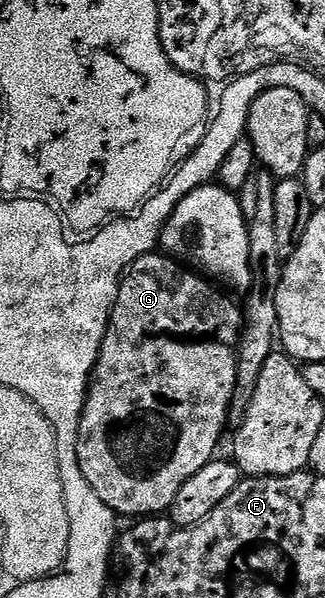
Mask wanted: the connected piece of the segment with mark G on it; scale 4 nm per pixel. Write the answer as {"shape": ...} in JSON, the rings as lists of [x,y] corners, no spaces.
{"shape":[[[152,252],[138,258],[119,283],[115,307],[111,309],[111,319],[105,332],[105,340],[99,349],[99,359],[87,383],[87,399],[83,405],[79,443],[77,444],[77,460],[81,464],[81,472],[85,472],[85,480],[93,484],[93,492],[109,504],[116,515],[139,514],[135,516],[163,516],[168,513],[177,500],[177,492],[205,464],[215,457],[215,449],[219,446],[219,437],[223,429],[228,429],[227,414],[231,411],[233,392],[237,384],[237,360],[239,359],[239,335],[243,329],[243,315],[240,307],[226,298],[222,289],[216,288],[208,279],[192,272],[188,267],[178,263],[174,258],[162,253]]]}

